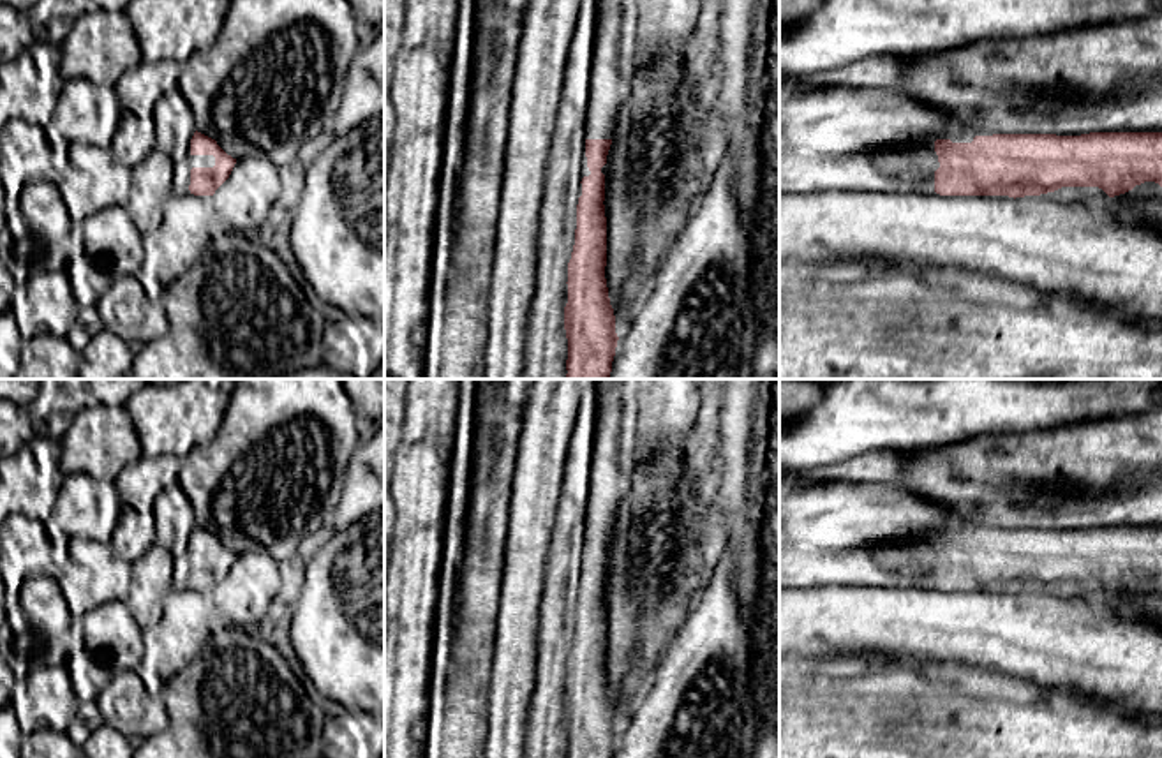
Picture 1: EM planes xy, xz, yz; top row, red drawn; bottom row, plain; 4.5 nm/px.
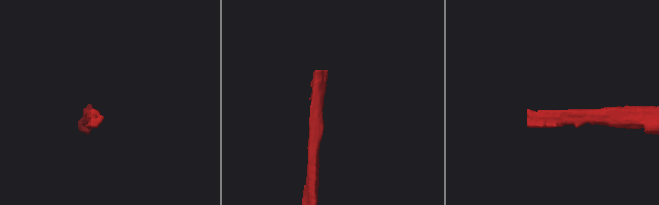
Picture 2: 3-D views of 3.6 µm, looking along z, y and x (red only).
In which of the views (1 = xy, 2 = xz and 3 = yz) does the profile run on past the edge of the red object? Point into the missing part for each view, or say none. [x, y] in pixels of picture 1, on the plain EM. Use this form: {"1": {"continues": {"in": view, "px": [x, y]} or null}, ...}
{"1": {"continues": {"in": "xy", "px": [196, 556]}}, "2": {"continues": {"in": "xz", "px": [616, 452]}}, "3": {"continues": {"in": "yz", "px": [861, 568]}}}

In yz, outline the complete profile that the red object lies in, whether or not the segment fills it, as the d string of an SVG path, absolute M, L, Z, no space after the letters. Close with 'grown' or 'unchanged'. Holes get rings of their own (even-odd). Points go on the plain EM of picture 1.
M1090 527L1081 531L1056 529L993 529L975 531L972 538L924 534L901 539L894 546L809 555L786 543L779 548L779 587L885 587L885 562L919 562L926 568L924 580L940 591L1040 591L1061 582L1099 582L1109 592L1125 589L1136 580L1155 576L1162 582L1162 527Z; grown

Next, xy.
M194 527L190 534L190 580L194 591L213 591L229 573L236 554L227 550L215 534Z; grown

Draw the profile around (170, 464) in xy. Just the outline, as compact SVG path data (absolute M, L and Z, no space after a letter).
M143 455L138 460L134 460L132 464L129 464L125 469L122 469L118 478L115 479L115 488L116 488L118 497L120 497L118 522L123 516L125 504L136 508L145 518L155 520L155 499L166 485L178 481L182 460L183 458L180 458L176 455L159 455L153 458Z

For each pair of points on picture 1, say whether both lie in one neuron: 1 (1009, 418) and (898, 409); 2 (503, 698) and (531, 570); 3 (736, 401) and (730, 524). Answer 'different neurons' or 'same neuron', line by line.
1: same neuron
2: same neuron
3: same neuron

